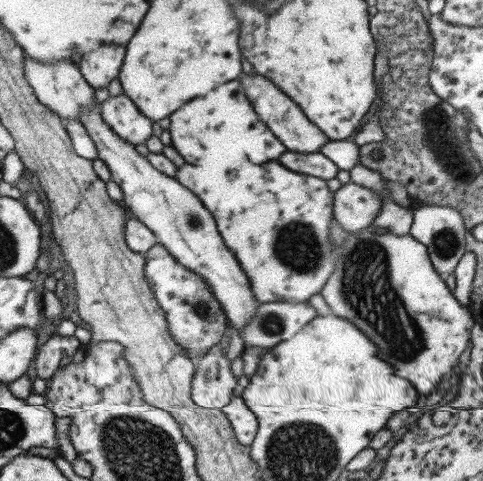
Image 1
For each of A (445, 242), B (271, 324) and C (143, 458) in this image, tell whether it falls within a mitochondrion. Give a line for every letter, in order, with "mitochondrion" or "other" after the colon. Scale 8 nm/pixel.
A: mitochondrion
B: mitochondrion
C: mitochondrion

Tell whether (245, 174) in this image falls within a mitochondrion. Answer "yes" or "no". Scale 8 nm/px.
no

